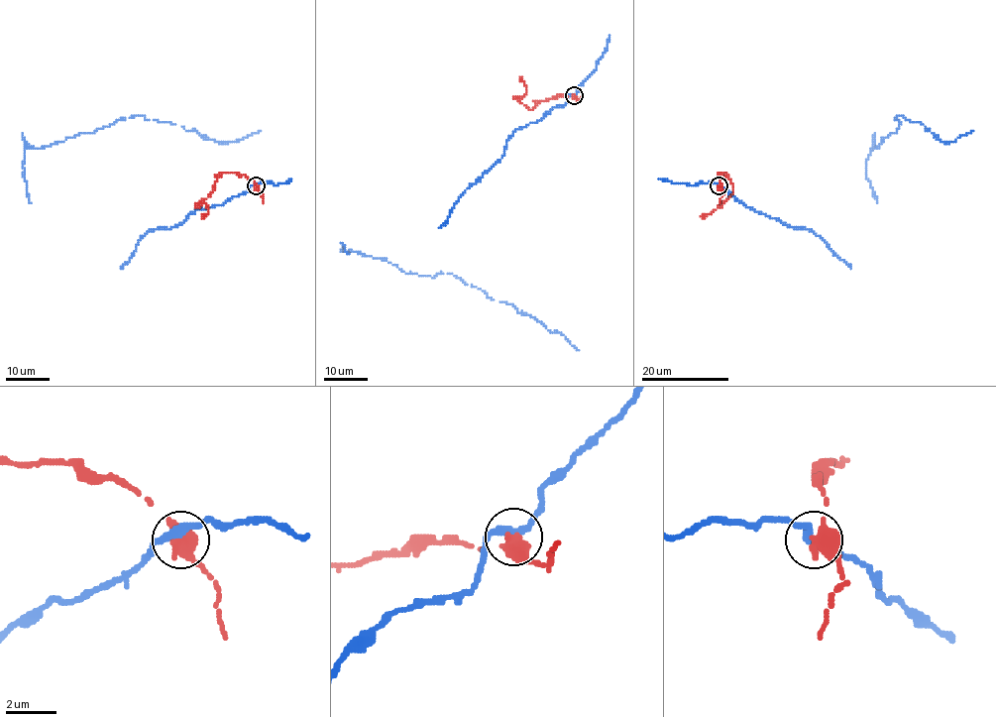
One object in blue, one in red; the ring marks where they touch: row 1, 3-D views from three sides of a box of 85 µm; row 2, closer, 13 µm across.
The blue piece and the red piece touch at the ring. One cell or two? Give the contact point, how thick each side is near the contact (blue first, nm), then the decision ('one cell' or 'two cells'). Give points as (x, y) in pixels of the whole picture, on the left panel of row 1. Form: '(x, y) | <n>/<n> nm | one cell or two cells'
(256, 185) | 320/600 nm | two cells

